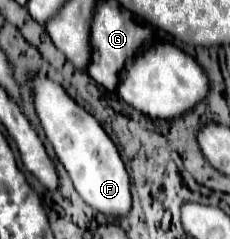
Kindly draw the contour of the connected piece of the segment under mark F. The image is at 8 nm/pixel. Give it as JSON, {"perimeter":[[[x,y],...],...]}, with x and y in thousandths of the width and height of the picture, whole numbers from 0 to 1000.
{"perimeter":[[[157,314],[139,339],[148,364],[148,439],[191,531],[209,590],[226,598],[252,674],[287,699],[330,799],[348,824],[470,908],[557,908],[574,874],[574,808],[565,808],[565,741],[539,707],[530,657],[496,607],[496,590],[461,565],[435,515],[374,456],[322,431],[313,406],[235,339]]]}

